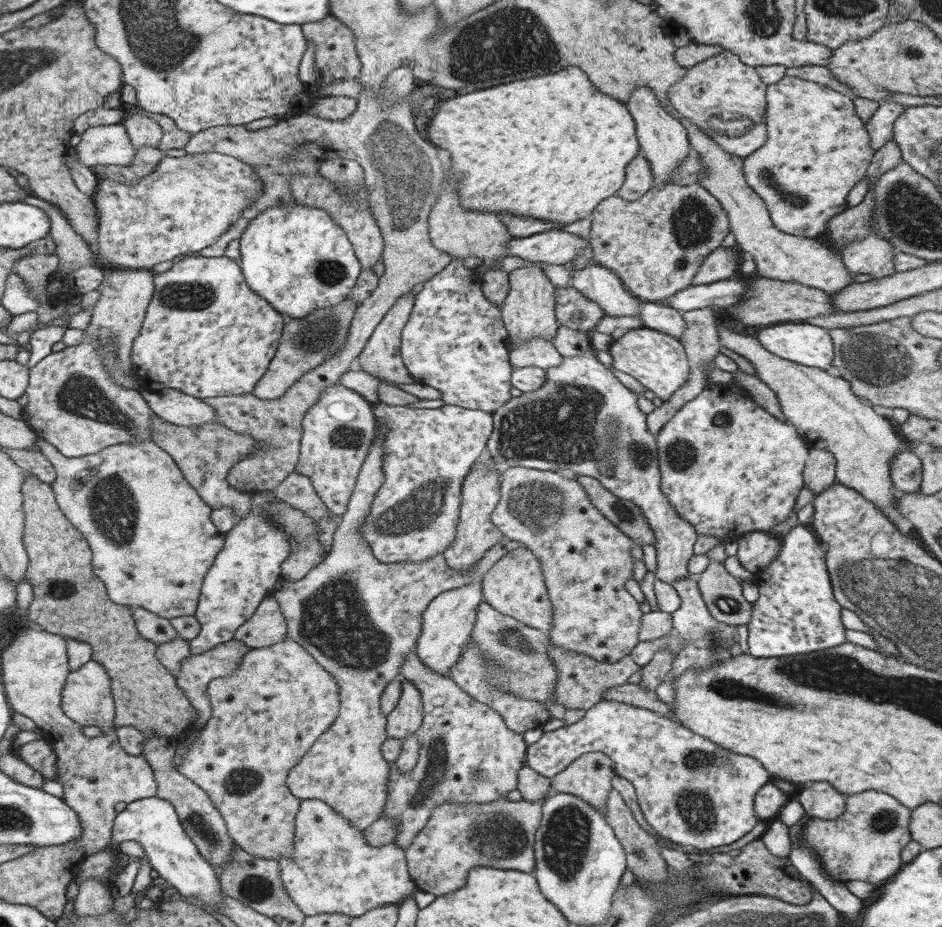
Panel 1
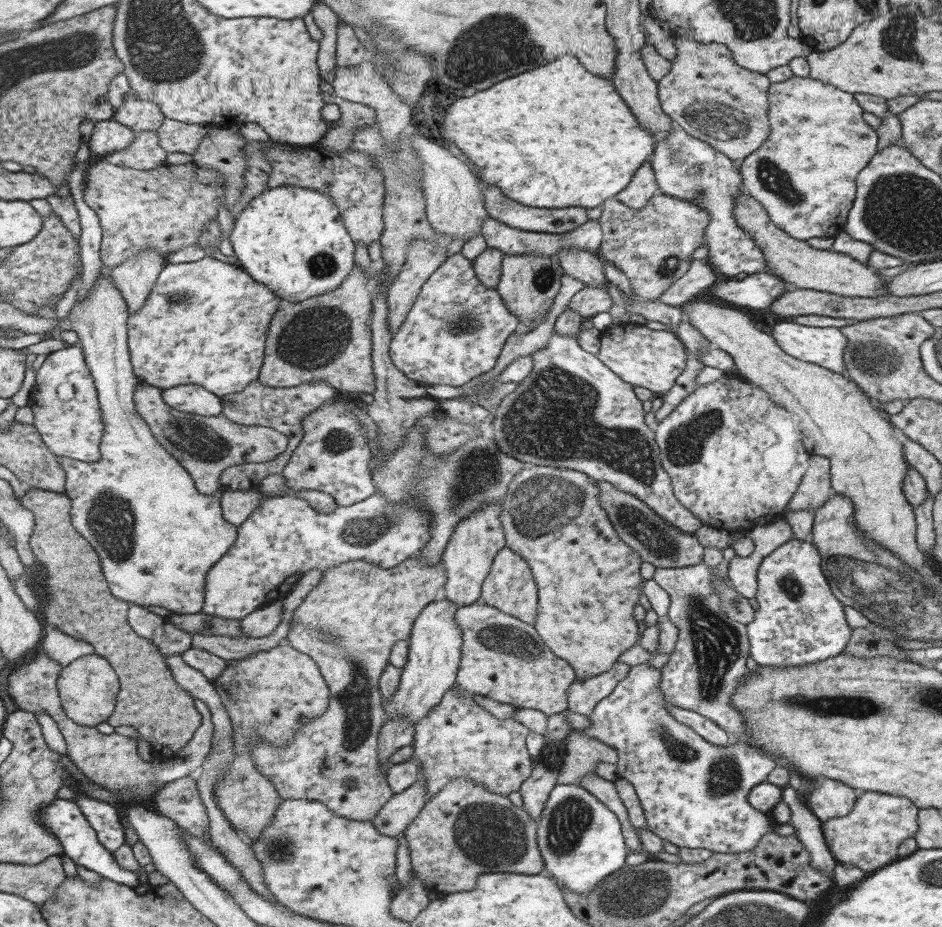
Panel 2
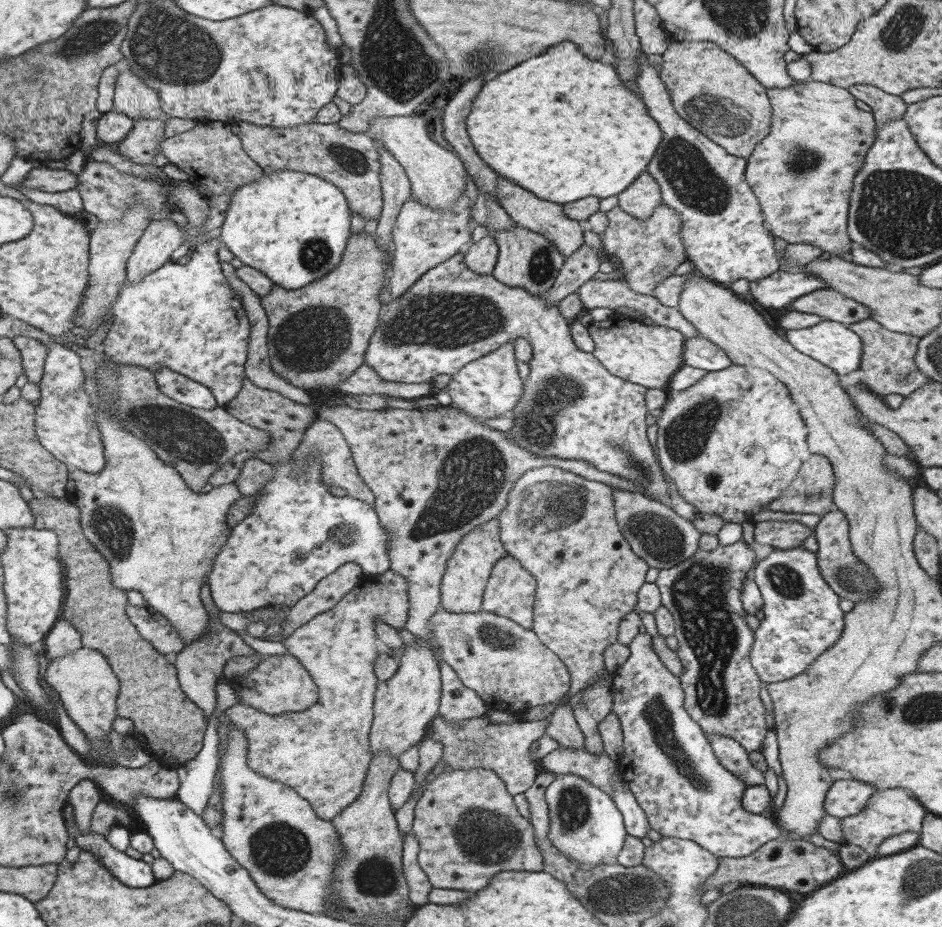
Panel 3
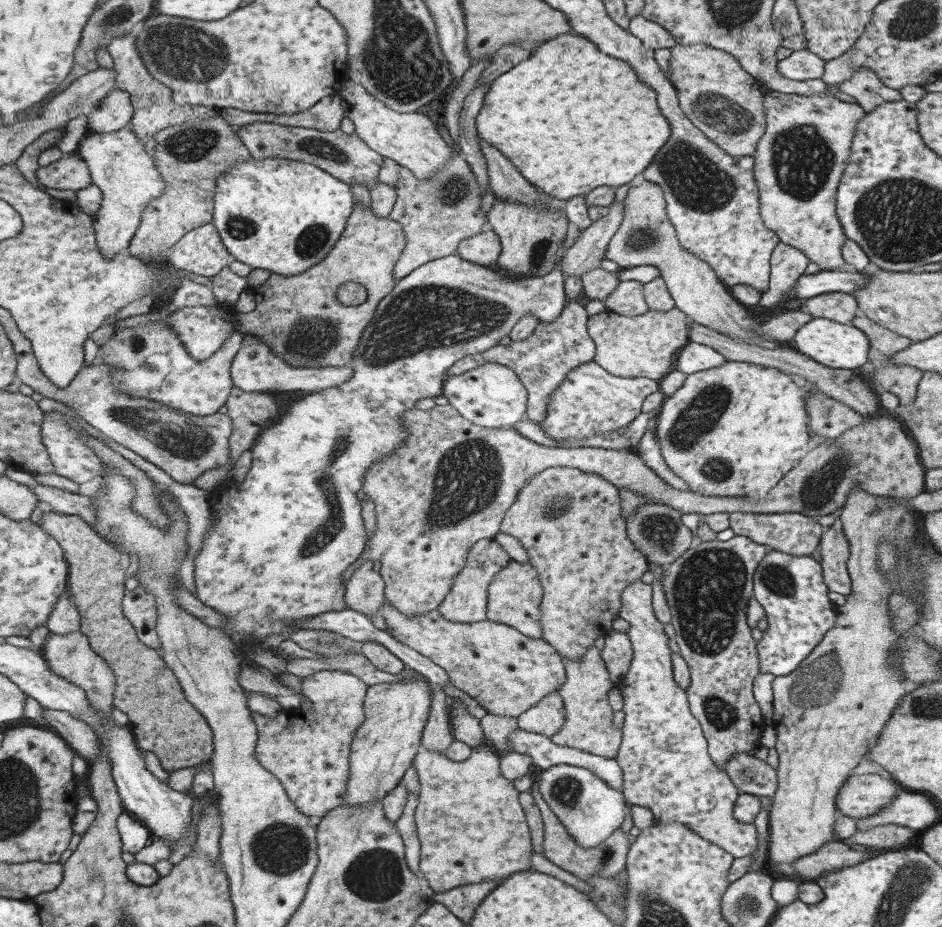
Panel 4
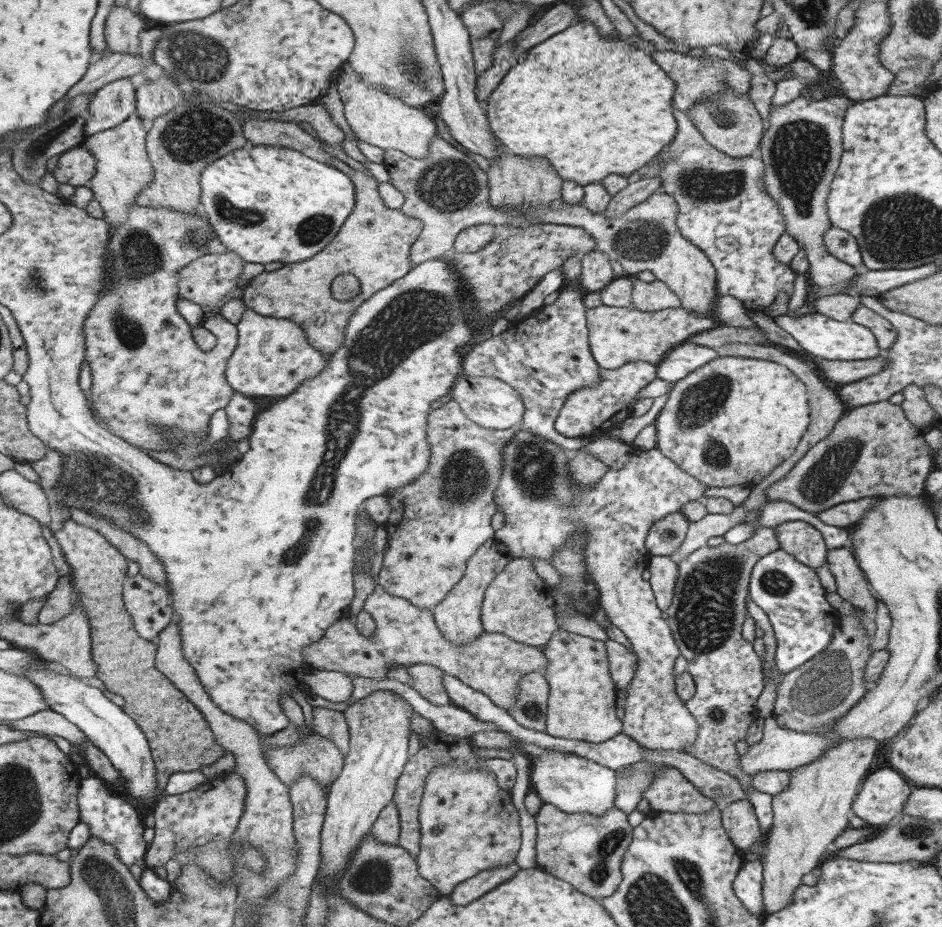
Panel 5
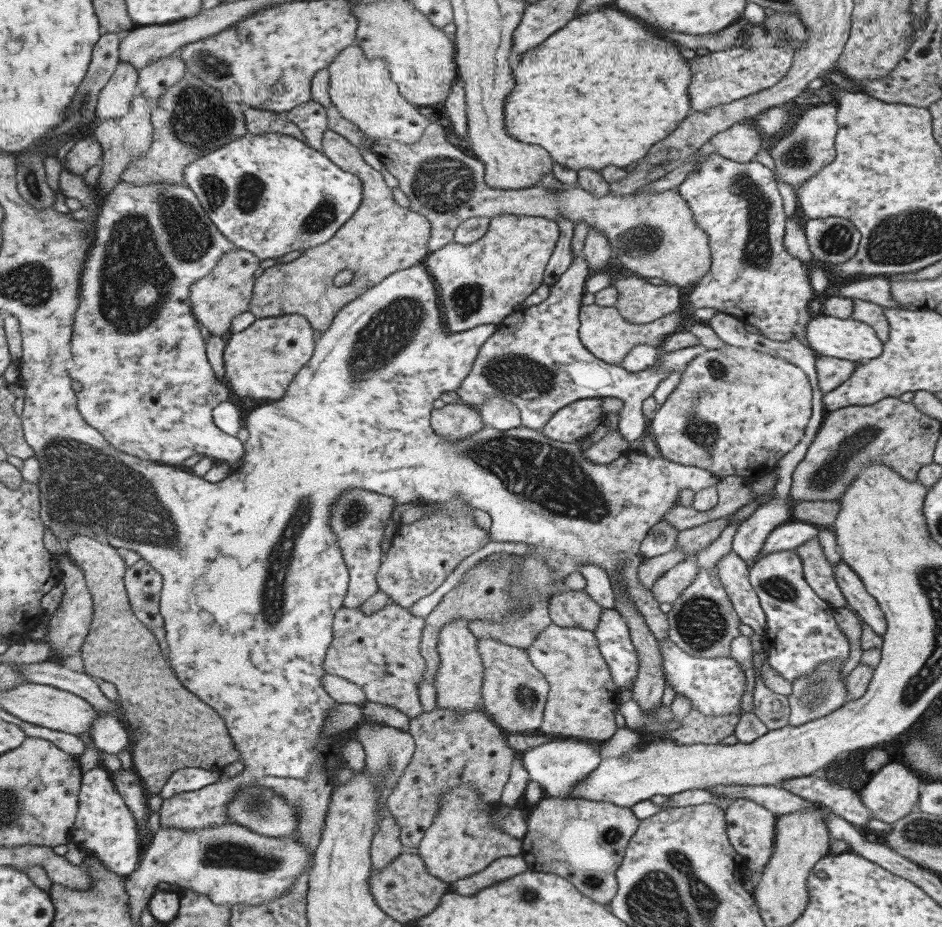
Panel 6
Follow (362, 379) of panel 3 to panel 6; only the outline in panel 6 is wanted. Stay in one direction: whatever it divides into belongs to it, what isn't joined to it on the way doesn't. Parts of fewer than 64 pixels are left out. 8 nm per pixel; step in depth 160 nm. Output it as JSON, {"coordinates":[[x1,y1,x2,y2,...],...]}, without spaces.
{"coordinates":[[287,314,278,317,260,317,250,327,247,327,245,330,242,330,241,332,232,334,229,341,227,342,226,349,224,352,226,370,225,379,227,383,233,389,233,392,235,394,245,398,255,398,255,400,261,400,261,398,265,398,272,402,285,397,287,389,290,388,290,384,294,381,294,379,298,377,299,371,301,371,303,367,305,367,307,363,309,363,310,360,314,357,317,335,318,333,310,323,310,319,306,316,303,316,302,314]]}

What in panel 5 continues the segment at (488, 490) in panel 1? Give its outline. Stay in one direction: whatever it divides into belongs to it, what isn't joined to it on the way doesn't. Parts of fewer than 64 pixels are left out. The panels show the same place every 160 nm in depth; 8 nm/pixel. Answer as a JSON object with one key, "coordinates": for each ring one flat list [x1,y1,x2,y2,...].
{"coordinates":[[495,538,485,541,469,557,463,576,451,587,441,603,435,605,431,610,434,615,434,622,442,631,444,639,455,648,457,645,466,645,469,641,474,641,474,638,483,631,480,621,480,606,484,597,484,590,511,558,508,548,503,543,495,540]]}

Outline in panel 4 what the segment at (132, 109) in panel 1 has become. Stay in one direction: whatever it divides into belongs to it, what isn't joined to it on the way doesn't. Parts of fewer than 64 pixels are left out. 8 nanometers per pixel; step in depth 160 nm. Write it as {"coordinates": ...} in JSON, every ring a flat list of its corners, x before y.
{"coordinates":[[137,36,114,38,109,51,117,73,116,88,129,91,136,109,173,102,173,89,157,80,144,63,138,51]]}

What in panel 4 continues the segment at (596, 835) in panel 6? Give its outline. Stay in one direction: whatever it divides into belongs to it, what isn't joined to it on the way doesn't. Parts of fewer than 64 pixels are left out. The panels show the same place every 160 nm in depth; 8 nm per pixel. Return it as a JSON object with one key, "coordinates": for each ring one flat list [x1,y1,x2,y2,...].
{"coordinates":[[532,792,533,802,537,805,540,812,540,817,543,823,543,857,549,862,555,864,559,868,566,870,577,878,584,880,590,879,593,875,605,877,606,879,615,877,626,866,626,855,629,849,631,837,625,830,616,828,605,840,602,840,599,845,589,849,579,847,575,840,567,834,562,822,551,812,551,809,546,805,546,802,541,798,538,792]]}

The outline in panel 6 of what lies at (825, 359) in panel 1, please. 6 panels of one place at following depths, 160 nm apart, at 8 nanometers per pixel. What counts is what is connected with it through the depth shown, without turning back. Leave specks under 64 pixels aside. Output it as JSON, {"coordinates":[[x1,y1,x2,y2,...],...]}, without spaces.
{"coordinates":[[818,314,807,322,805,338,817,356,830,356,851,362,867,361,879,356,882,351,882,342,875,336,875,331,868,324,851,318,840,319]]}

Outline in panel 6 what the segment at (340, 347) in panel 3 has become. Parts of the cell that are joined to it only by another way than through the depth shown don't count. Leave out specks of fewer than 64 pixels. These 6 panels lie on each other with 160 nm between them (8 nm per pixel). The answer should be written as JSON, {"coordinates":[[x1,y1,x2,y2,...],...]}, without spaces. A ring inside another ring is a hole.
{"coordinates":[[327,129,323,139,323,152,343,170,357,174,363,183,363,202,357,213,341,227,331,241,322,246,308,249,303,254,287,264,274,265,257,278,254,286,253,300,250,311,260,317,278,317,287,314,302,314,310,319,310,323,318,334,331,328,337,313,347,304,357,301,359,296,367,292,372,286,379,284,383,278,391,274,416,266,427,256,427,245,430,240,430,221,425,215,399,206,392,197,392,190,385,186,379,171,371,168,363,160,362,151,350,139,341,133],[342,270,351,270,355,273,355,280,347,286,338,287,333,280]]}

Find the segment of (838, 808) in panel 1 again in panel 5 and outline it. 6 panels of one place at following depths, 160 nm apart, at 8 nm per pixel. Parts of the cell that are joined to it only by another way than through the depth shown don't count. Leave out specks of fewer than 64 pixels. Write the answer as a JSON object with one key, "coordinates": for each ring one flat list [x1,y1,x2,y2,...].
{"coordinates":[[883,766,876,771,867,773,856,795,852,800,851,813,866,822,866,826,887,825,901,816,902,808,907,802,915,786,909,786,909,782,903,779,899,773,892,770,889,766]]}

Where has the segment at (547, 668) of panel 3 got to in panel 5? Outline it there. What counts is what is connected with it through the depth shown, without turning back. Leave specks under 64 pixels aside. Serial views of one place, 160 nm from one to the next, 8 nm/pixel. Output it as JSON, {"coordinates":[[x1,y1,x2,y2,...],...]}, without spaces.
{"coordinates":[[384,549,371,558,369,573,377,584,373,594,368,597,379,597,379,620,377,632,373,638,362,634,358,629,356,619,350,615,342,617,326,630,326,636,321,641,307,645,306,662,313,669,336,670,348,675,364,676,381,679,389,677,390,668,399,665,406,670,414,669,421,664,432,664,443,673,456,676,463,684,484,694,497,709,507,712,515,704,520,676,530,672,543,672,546,668,546,658,542,648,532,647,514,641,501,633,482,631,474,641,456,648,444,639,442,631,434,622,431,610,420,609,407,599,387,594,378,584,378,572,381,568]]}

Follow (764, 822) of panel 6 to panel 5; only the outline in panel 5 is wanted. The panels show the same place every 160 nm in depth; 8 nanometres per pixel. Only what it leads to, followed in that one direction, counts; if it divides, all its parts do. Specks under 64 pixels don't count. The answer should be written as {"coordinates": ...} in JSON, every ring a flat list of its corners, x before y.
{"coordinates":[[747,799,727,803,720,809,720,823,741,854,753,853,757,839,763,840,752,804]]}

